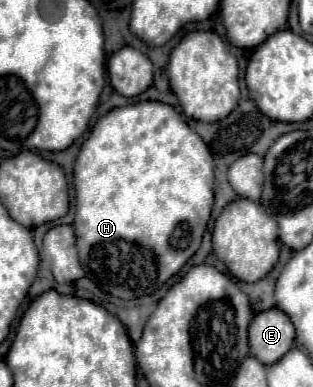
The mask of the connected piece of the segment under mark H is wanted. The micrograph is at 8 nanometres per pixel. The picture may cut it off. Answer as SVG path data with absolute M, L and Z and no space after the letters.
M143 100L107 112L81 144L73 178L79 260L87 278L111 296L131 300L153 294L197 252L213 208L213 156L173 106Z

